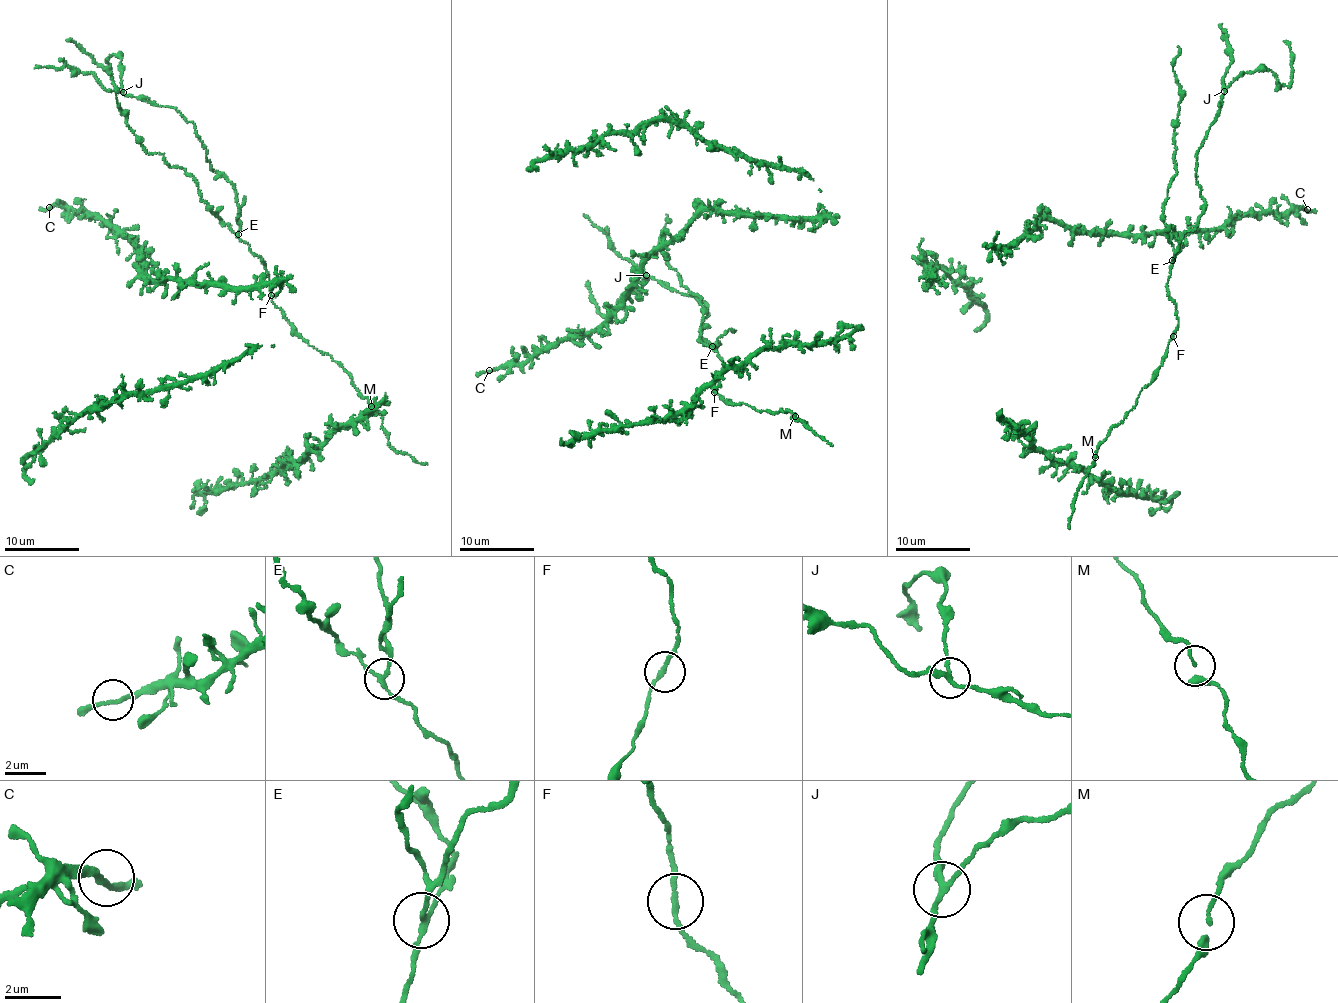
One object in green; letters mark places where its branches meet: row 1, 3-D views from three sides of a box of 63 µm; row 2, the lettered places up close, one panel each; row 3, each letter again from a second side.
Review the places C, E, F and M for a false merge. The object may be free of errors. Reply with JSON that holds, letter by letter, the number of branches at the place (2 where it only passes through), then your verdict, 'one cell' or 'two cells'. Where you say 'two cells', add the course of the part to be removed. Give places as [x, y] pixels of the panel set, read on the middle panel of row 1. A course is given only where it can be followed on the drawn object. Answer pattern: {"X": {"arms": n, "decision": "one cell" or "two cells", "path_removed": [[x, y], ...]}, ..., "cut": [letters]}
{"C": {"arms": 2, "decision": "one cell"}, "E": {"arms": 3, "decision": "two cells", "path_removed": [[713, 347], [720, 343], [703, 340], [701, 329], [705, 301], [647, 276], [602, 315], [588, 281]]}, "F": {"arms": 2, "decision": "one cell"}, "M": {"arms": 2, "decision": "one cell"}, "cut": ["E"]}

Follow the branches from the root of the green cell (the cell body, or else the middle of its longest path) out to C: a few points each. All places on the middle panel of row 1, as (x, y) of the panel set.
C: (625, 303), (590, 332), (571, 334), (542, 347), (519, 364), (509, 362), (489, 370)

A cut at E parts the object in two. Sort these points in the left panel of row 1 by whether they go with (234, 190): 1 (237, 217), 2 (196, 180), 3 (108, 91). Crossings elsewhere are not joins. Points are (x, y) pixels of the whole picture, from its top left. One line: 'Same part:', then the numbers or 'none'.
Same part: 1, 3

